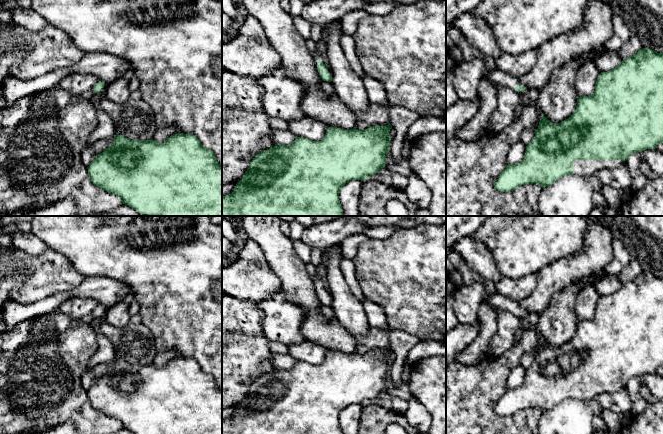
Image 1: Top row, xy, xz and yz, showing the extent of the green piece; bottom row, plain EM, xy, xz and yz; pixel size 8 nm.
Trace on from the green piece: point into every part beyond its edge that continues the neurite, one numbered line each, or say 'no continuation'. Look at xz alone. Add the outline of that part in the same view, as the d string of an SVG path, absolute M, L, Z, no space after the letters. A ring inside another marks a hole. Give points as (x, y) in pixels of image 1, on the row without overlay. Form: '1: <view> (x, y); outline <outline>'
1: xz (311, 269); outline M307 263L306 269L307 269L308 274L314 278L314 285L315 285L316 292L317 292L318 285L321 285L323 288L327 287L325 281L317 278L317 266L315 266L311 263Z

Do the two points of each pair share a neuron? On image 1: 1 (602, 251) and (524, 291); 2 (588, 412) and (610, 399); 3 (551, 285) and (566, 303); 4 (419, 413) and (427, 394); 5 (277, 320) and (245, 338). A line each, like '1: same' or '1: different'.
1: different
2: different
3: different
4: different
5: different

